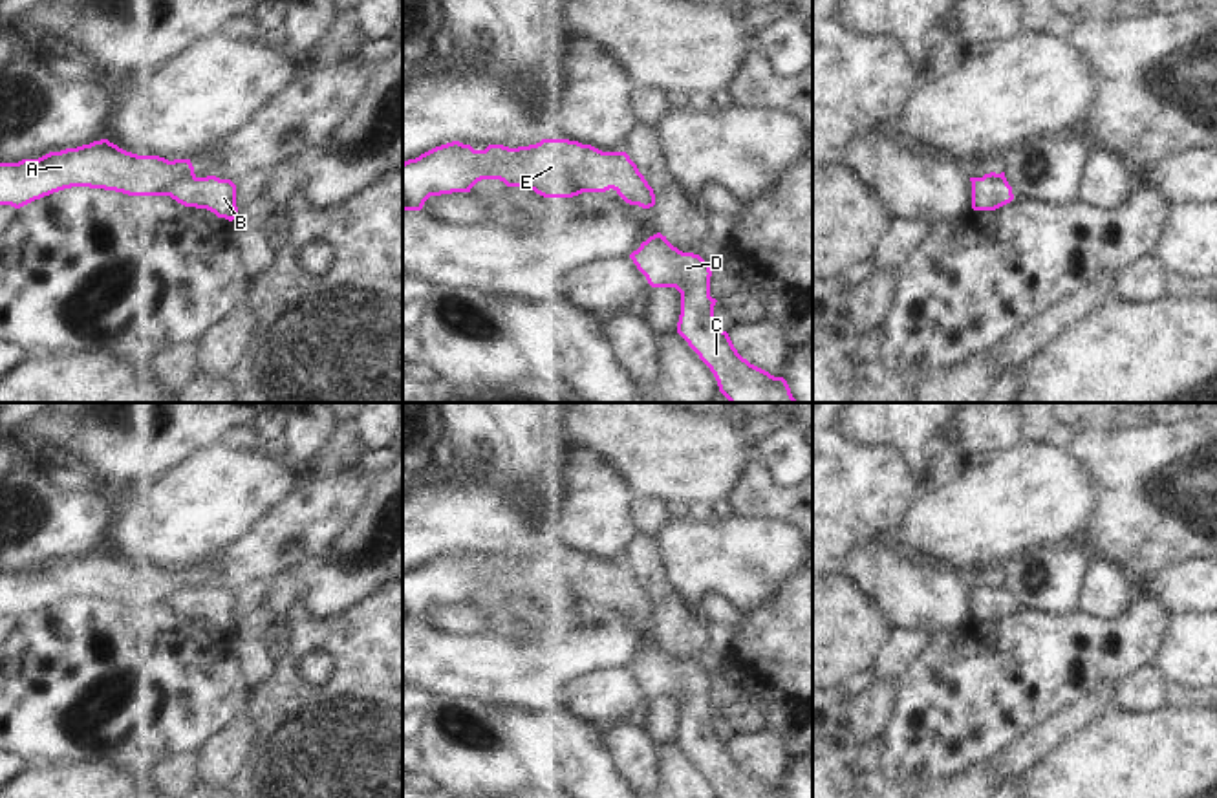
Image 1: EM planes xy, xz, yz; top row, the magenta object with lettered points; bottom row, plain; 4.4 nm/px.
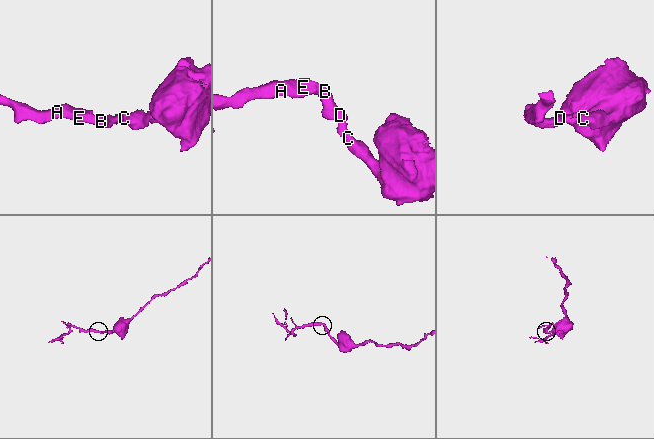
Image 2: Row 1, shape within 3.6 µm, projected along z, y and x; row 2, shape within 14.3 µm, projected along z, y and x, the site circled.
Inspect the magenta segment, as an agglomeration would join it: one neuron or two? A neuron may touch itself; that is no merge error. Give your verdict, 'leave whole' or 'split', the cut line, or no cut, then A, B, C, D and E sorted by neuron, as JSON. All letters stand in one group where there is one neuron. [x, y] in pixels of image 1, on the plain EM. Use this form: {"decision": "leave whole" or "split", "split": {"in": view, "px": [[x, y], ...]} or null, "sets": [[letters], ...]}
{"decision": "leave whole", "split": null, "sets": [["A", "B", "C", "D", "E"]]}

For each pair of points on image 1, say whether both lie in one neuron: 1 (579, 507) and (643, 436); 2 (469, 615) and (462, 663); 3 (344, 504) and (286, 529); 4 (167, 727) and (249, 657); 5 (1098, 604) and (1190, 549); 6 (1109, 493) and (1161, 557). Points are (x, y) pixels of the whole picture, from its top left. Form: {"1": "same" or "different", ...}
{"1": "different", "2": "different", "3": "same", "4": "different", "5": "different", "6": "same"}

